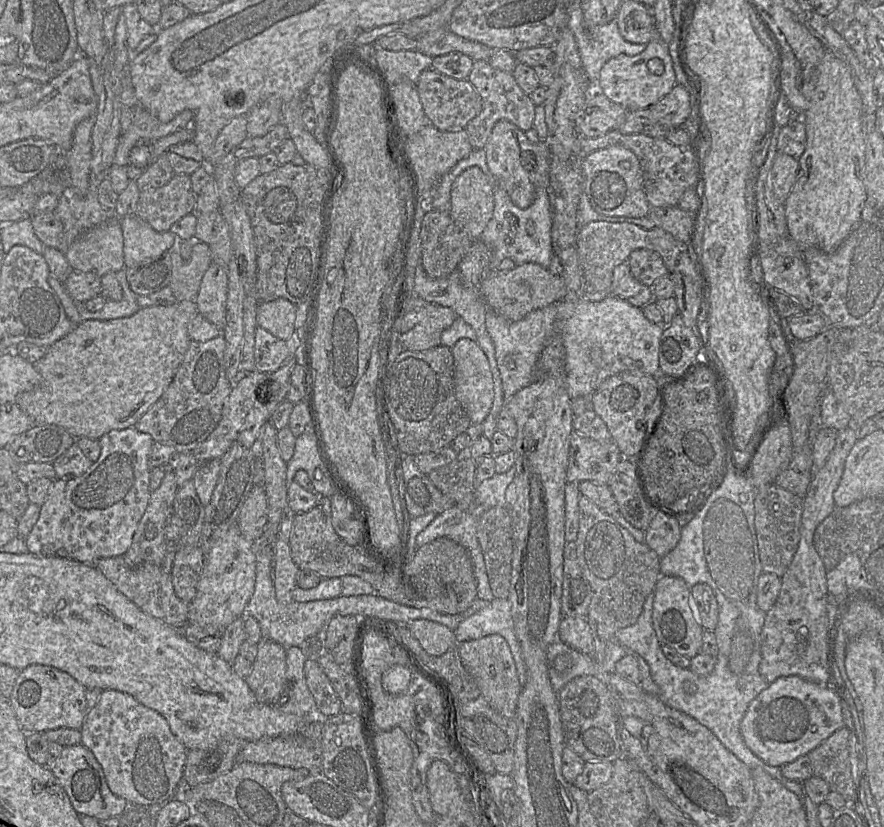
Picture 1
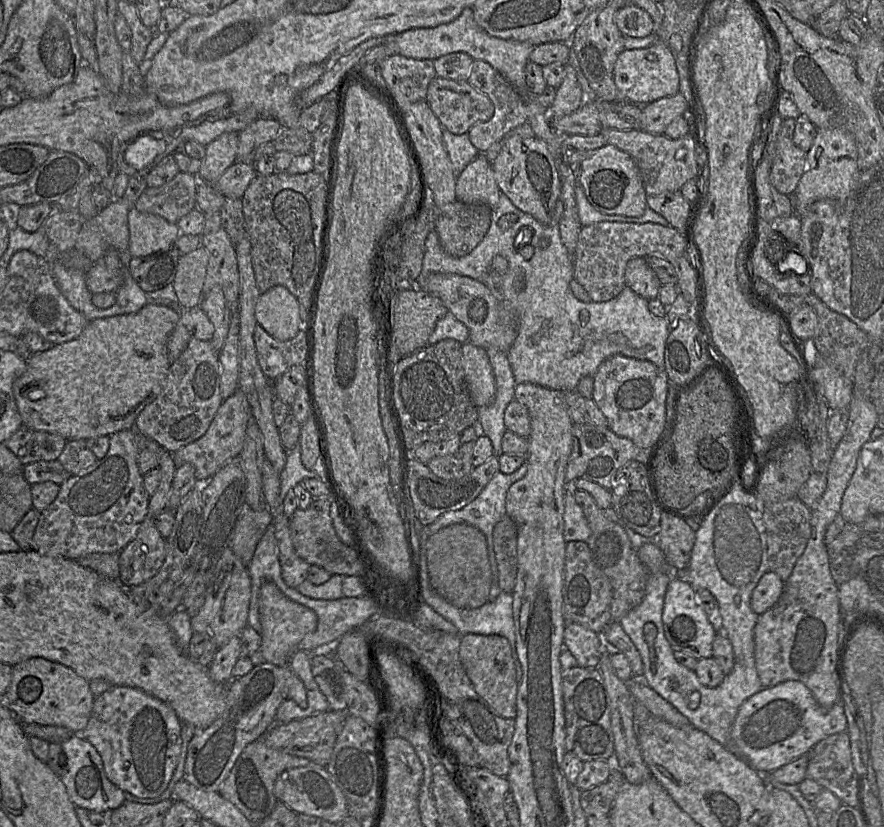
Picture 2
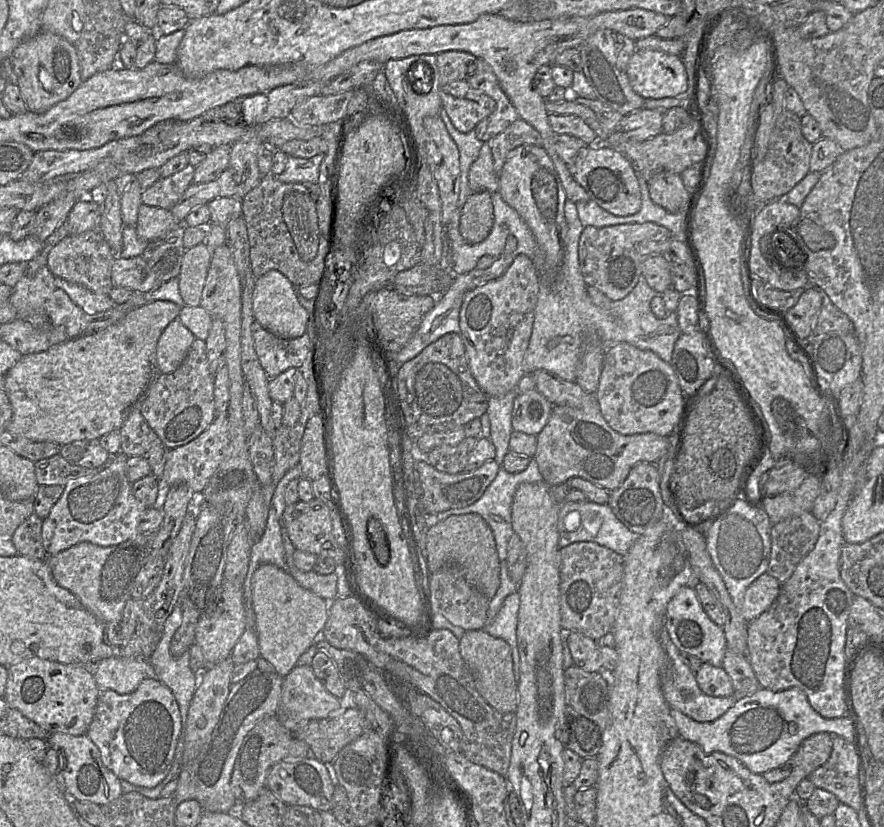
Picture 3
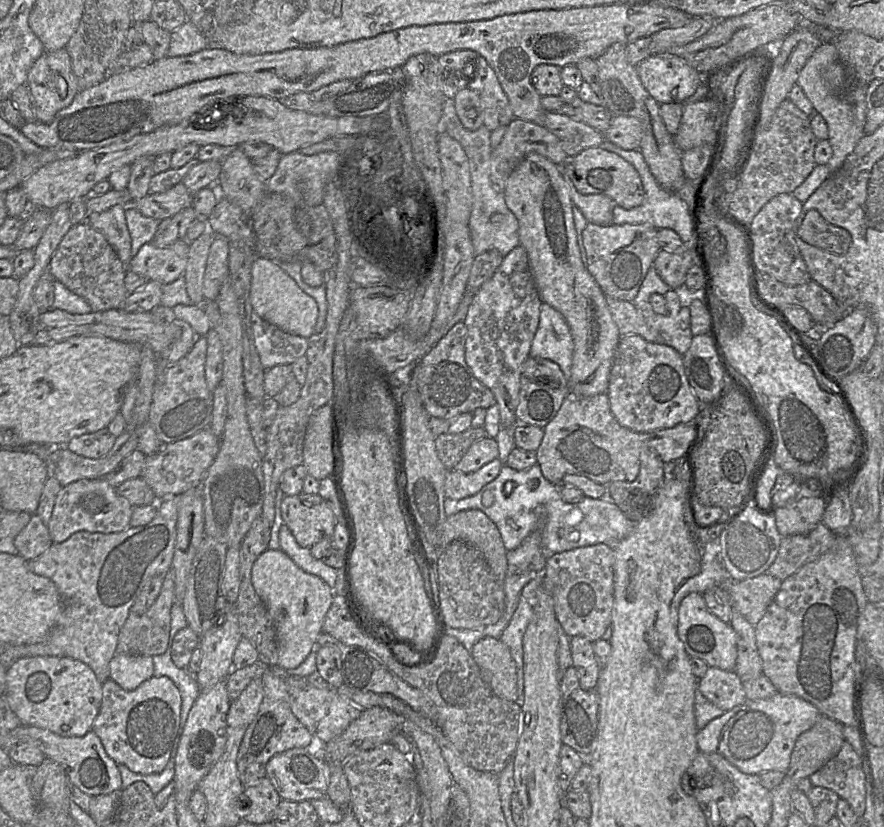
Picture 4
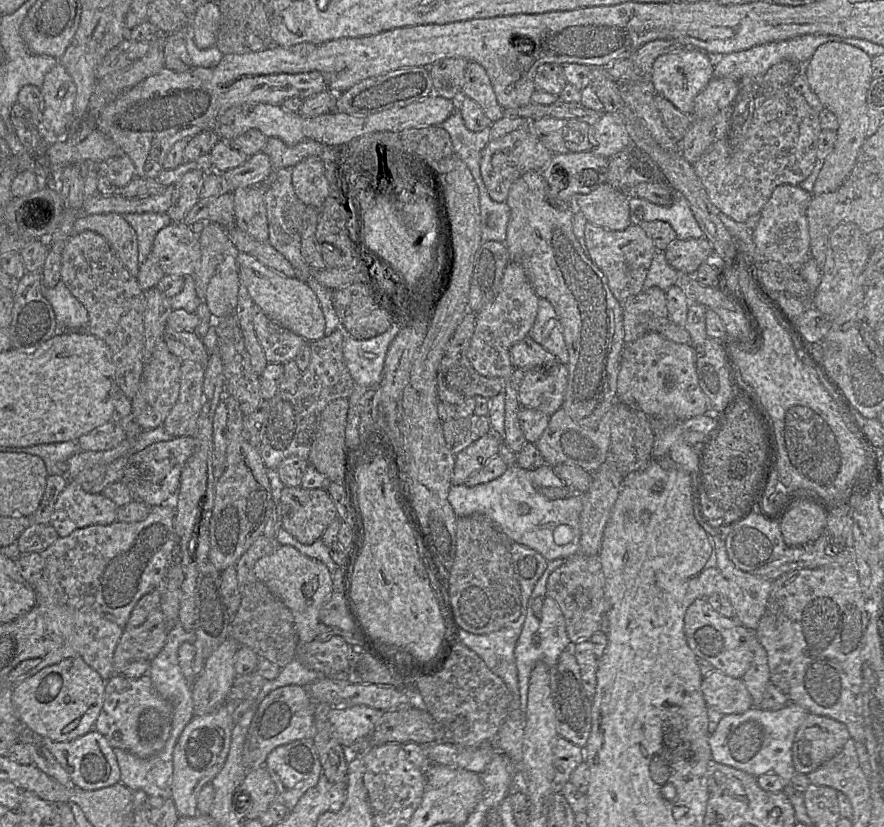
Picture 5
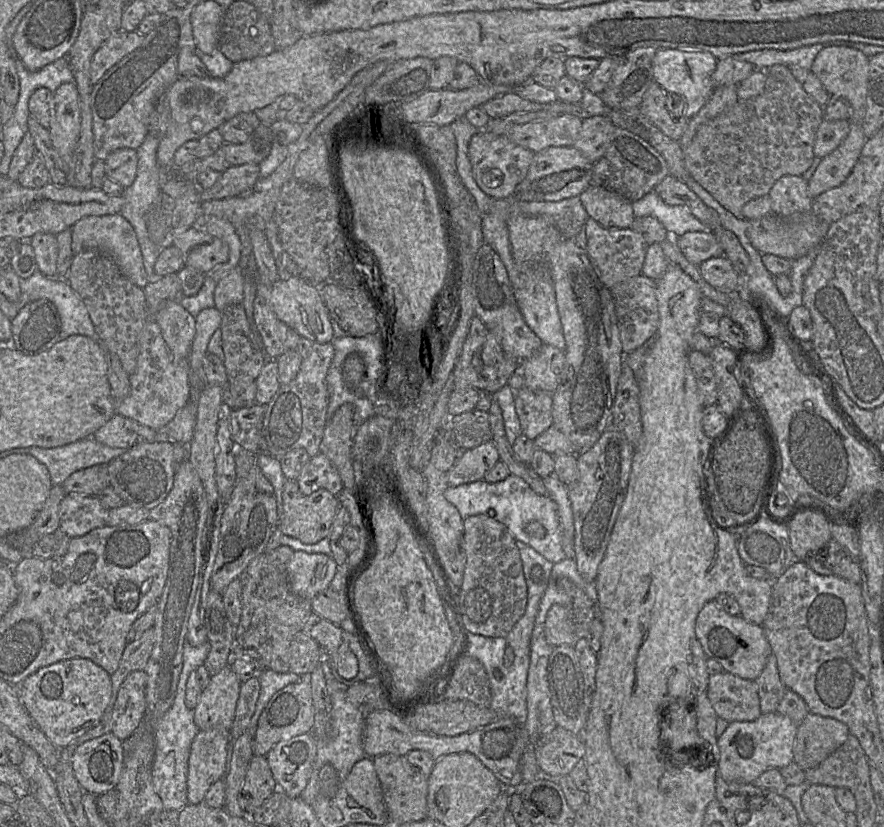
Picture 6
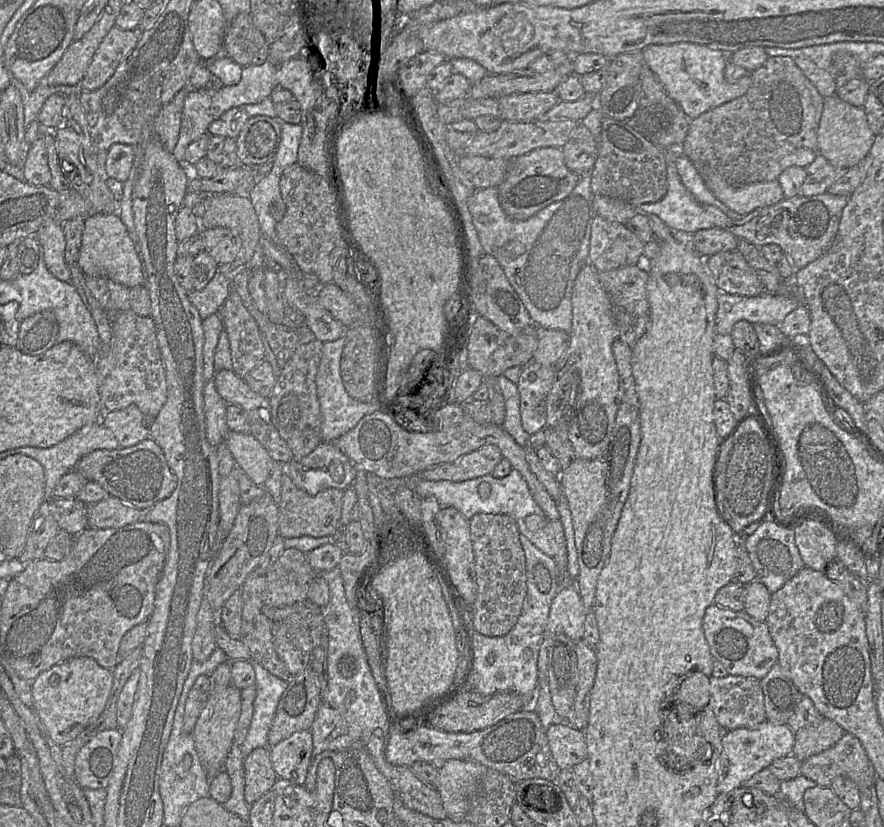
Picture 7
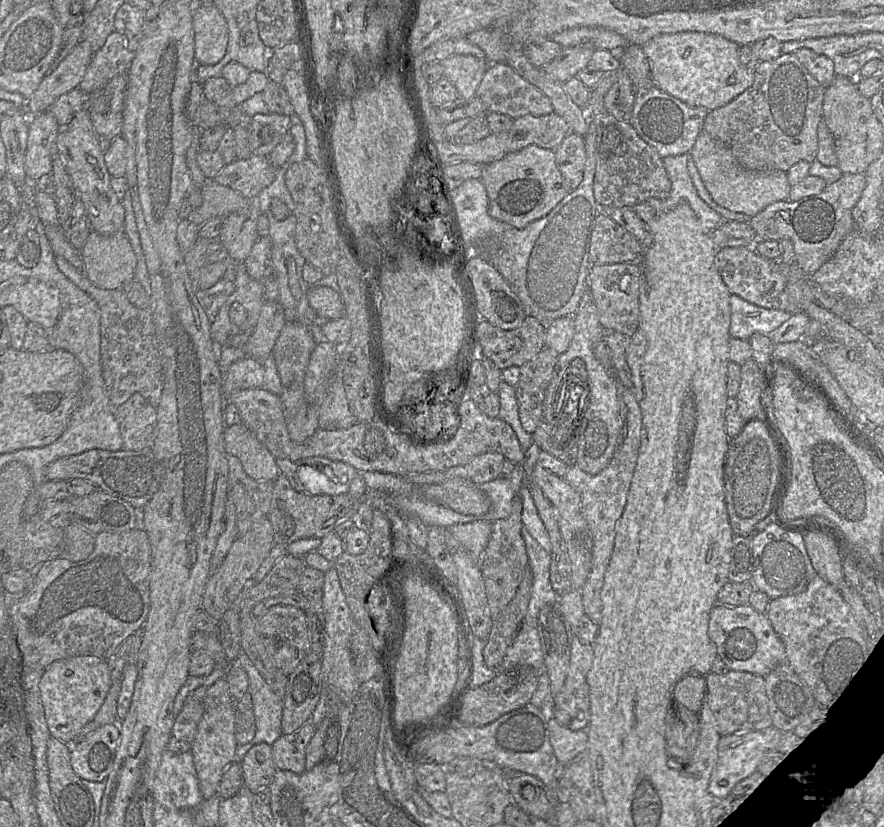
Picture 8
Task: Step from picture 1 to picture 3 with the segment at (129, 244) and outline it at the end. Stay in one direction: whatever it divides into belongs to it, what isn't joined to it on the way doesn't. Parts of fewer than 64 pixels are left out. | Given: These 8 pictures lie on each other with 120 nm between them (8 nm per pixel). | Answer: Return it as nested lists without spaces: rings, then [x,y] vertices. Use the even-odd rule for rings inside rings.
[[[141,204],[135,228],[141,239],[151,242],[165,236],[179,224],[170,210]]]

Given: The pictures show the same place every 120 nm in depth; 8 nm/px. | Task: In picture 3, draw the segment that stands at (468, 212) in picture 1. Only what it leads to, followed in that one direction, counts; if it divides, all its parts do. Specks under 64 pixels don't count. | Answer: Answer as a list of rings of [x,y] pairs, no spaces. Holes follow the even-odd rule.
[[[484,143],[468,173],[468,184],[473,192],[499,190],[498,175],[493,169],[493,157],[488,143]]]

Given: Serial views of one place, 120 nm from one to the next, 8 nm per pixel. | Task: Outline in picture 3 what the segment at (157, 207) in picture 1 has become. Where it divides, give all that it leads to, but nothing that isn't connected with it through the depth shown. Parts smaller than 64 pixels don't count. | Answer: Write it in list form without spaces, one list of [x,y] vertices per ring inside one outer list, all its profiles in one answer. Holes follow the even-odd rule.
[[[188,164],[183,170],[166,178],[159,178],[143,191],[141,203],[147,206],[171,210],[193,183],[195,167]]]

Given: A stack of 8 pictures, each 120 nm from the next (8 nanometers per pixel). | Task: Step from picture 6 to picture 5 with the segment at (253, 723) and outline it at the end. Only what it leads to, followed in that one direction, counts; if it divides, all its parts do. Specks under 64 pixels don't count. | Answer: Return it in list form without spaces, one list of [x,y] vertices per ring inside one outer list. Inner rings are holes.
[[[297,659],[292,660],[286,666],[281,668],[277,678],[273,680],[265,680],[260,693],[257,696],[257,703],[261,701],[273,690],[287,686],[287,685],[300,685],[306,686],[319,678],[323,674],[315,670],[306,668]]]

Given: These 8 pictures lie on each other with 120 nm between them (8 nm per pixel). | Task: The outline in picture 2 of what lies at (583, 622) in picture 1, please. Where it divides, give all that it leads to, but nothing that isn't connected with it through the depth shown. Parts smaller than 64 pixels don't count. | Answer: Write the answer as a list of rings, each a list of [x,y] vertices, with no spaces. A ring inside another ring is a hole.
[[[567,624],[564,629],[564,648],[568,649],[581,668],[598,668],[602,655],[602,637],[578,624]]]

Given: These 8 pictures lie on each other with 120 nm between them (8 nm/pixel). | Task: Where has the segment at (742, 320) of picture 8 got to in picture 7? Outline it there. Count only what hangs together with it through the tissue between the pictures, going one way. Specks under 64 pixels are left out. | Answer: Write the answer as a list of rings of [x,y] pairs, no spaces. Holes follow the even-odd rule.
[[[719,292],[717,302],[718,308],[715,317],[715,332],[716,334],[723,335],[730,335],[734,324],[740,320],[746,320],[752,324],[766,323],[778,326],[788,313],[803,304],[801,296],[771,293],[763,293],[761,295],[751,297]]]

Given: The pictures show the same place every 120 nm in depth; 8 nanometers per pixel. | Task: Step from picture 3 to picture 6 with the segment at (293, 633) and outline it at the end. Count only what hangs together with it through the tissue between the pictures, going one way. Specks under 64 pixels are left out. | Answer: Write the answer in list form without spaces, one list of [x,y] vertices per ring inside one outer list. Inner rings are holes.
[[[294,551],[287,564],[290,589],[309,600],[329,587],[337,571],[335,560],[322,553]]]

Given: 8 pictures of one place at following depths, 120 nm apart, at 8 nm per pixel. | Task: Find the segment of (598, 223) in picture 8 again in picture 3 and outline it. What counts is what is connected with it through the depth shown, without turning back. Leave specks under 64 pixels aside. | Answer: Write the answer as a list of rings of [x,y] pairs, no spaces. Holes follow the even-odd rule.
[[[656,223],[621,224],[607,227],[585,227],[579,241],[579,267],[587,287],[599,290],[611,301],[625,298],[637,285],[642,262],[651,255],[664,254],[674,238]]]

